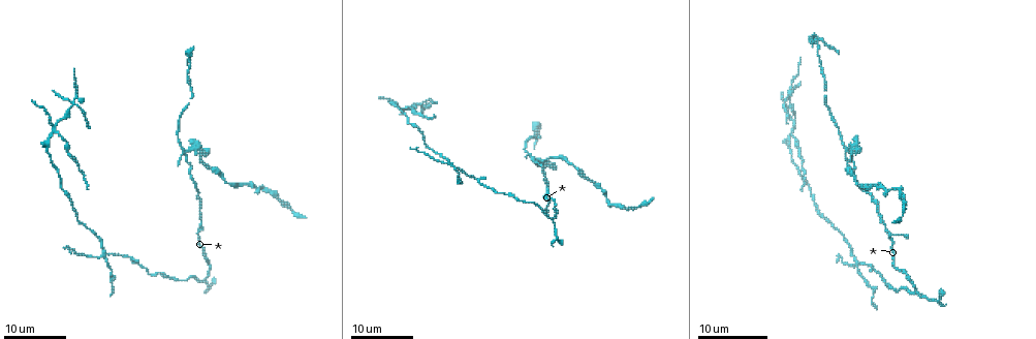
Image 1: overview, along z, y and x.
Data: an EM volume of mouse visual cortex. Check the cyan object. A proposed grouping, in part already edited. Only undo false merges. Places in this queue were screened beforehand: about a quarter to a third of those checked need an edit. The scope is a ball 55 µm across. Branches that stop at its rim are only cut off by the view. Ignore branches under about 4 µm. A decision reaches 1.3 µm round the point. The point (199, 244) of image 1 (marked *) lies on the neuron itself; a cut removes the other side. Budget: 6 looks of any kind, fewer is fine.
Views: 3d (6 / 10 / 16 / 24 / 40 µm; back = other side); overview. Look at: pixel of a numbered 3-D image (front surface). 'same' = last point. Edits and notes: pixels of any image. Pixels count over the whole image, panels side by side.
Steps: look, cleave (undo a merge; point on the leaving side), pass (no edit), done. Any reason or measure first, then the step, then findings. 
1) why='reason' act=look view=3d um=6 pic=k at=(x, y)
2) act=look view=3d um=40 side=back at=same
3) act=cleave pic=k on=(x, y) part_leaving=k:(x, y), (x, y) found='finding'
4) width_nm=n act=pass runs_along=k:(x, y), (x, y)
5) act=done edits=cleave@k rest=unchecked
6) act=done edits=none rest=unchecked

why='four arms meet' act=look view=3d um=24 pic=1 at=(856, 264)

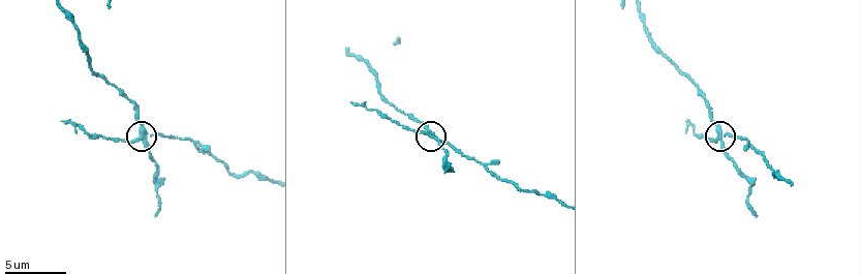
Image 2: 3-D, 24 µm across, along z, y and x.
why='closer look' act=look view=3d um=6 pic=2 at=(140, 132)

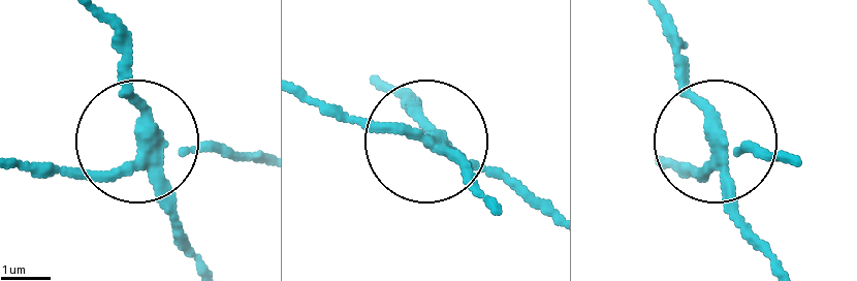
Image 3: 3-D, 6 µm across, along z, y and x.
arms=4 act=cleave pic=3 on=(137, 94) found='two neurons meet here'

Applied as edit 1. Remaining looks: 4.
why='sudden change in width' act=look view=3d um=10 pic=2 at=(486, 164)

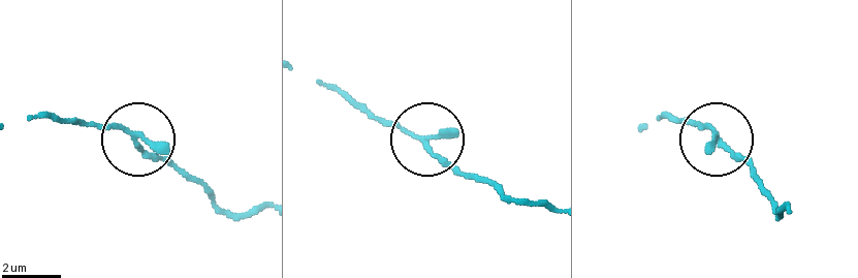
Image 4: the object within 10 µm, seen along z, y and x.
why='other side' act=look view=3d um=10 side=back pic=4 at=(715, 137)

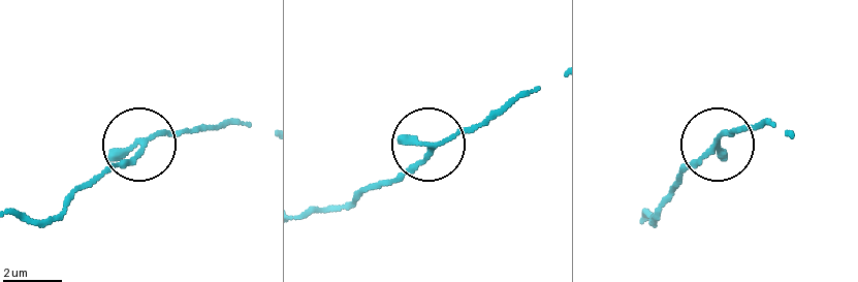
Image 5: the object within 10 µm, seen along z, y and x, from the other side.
act=pass runs_along=5:(11, 211), (56, 216), (145, 142), (216, 129) found='continuous, no second neuron'

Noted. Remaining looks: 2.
act=done edits=cleave@3 rest=unchecked

